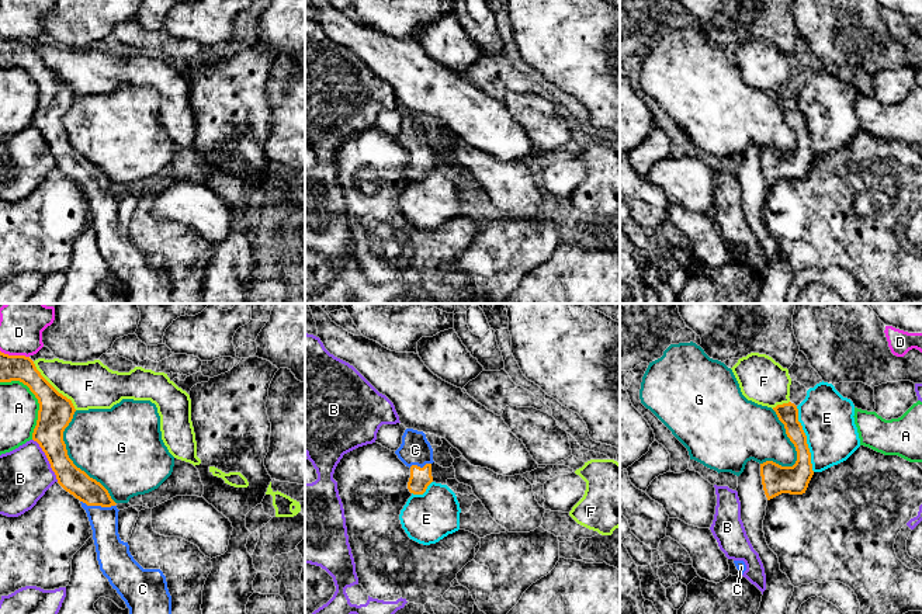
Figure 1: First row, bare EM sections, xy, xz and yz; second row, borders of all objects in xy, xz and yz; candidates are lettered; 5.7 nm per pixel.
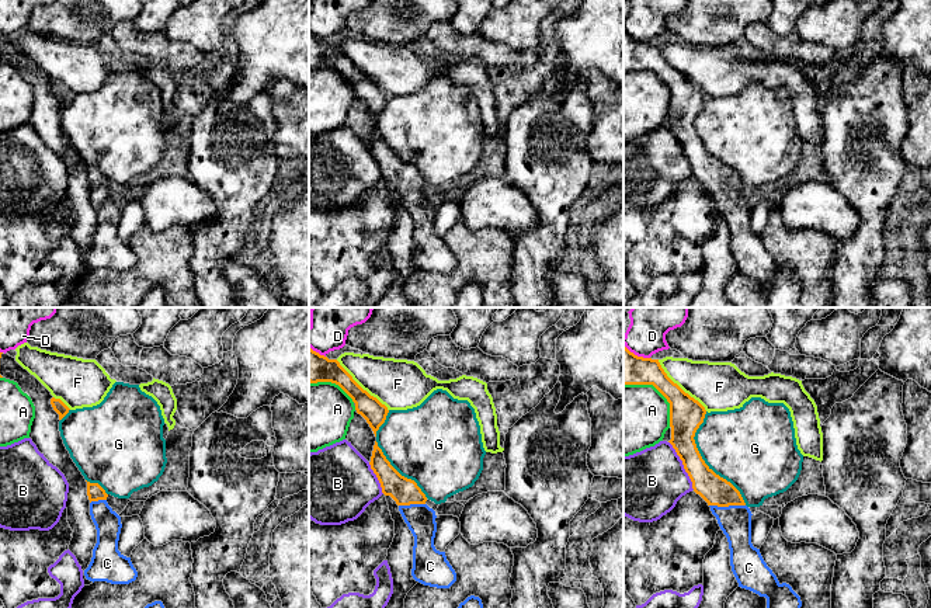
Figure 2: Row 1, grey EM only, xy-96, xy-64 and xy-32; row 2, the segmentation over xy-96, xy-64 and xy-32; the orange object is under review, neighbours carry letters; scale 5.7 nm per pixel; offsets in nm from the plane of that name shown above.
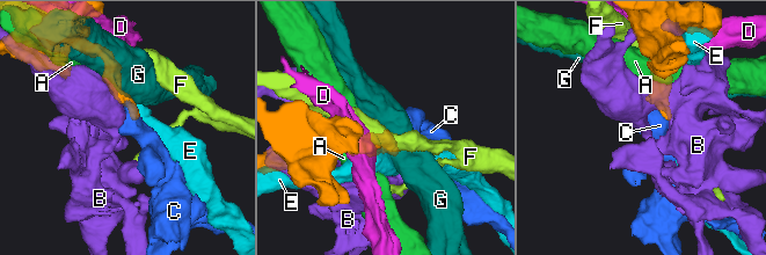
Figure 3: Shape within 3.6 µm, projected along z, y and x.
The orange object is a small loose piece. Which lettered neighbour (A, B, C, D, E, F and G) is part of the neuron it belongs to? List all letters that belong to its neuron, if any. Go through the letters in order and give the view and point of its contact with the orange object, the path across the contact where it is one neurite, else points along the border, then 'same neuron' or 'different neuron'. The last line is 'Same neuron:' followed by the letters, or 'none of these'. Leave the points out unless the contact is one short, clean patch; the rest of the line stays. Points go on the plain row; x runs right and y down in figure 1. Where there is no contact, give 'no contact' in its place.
A: meets orange in xy at (37, 83); different neuron
B: meets orange in xy at (48, 145); different neuron
C: meets orange in xy at (97, 190); same neuron
D: meets orange in xy at (14, 41); different neuron
E: meets orange in yz at (806, 124); different neuron
F: meets orange in xy at (52, 72); different neuron
G: meets orange in xy at (70, 145); different neuron
Same neuron: C

